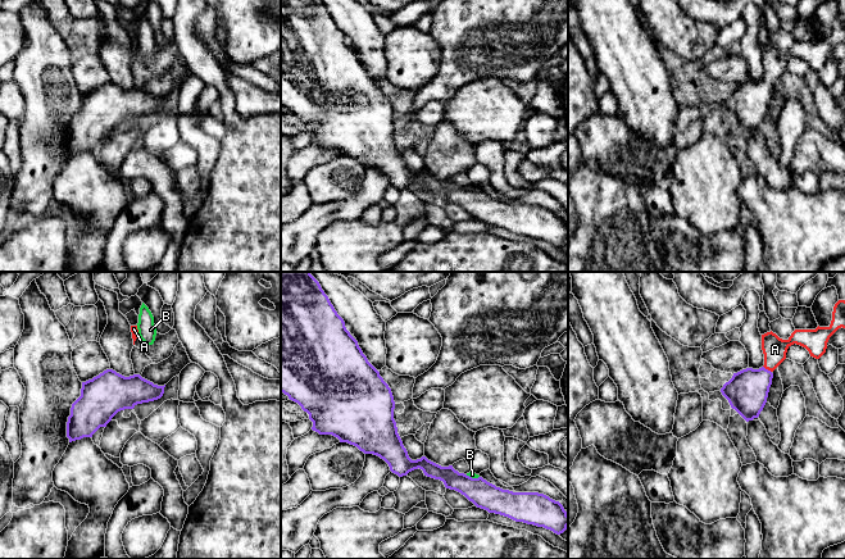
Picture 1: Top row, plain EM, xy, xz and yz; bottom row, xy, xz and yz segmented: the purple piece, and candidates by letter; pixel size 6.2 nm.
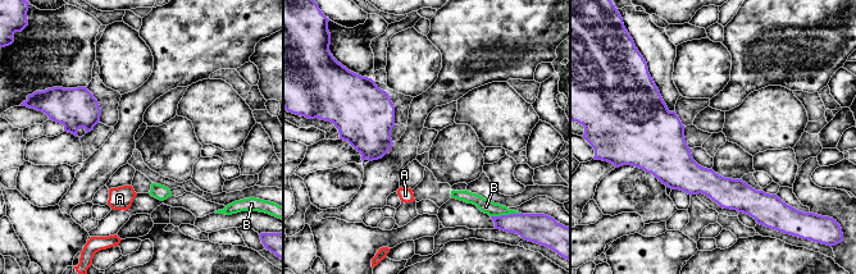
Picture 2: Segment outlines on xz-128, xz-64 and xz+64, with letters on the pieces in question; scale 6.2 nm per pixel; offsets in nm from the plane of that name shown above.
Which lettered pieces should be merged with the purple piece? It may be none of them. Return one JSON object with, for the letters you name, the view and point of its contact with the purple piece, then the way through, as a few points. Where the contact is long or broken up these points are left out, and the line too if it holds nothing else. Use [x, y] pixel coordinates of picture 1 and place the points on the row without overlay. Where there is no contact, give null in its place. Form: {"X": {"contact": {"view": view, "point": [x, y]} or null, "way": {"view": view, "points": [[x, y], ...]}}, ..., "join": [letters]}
{"A": {"contact": {"view": "yz", "point": [767, 82]}, "way": {"view": "yz", "points": [[746, 104], [767, 82], [775, 62]]}}, "join": ["A"]}

